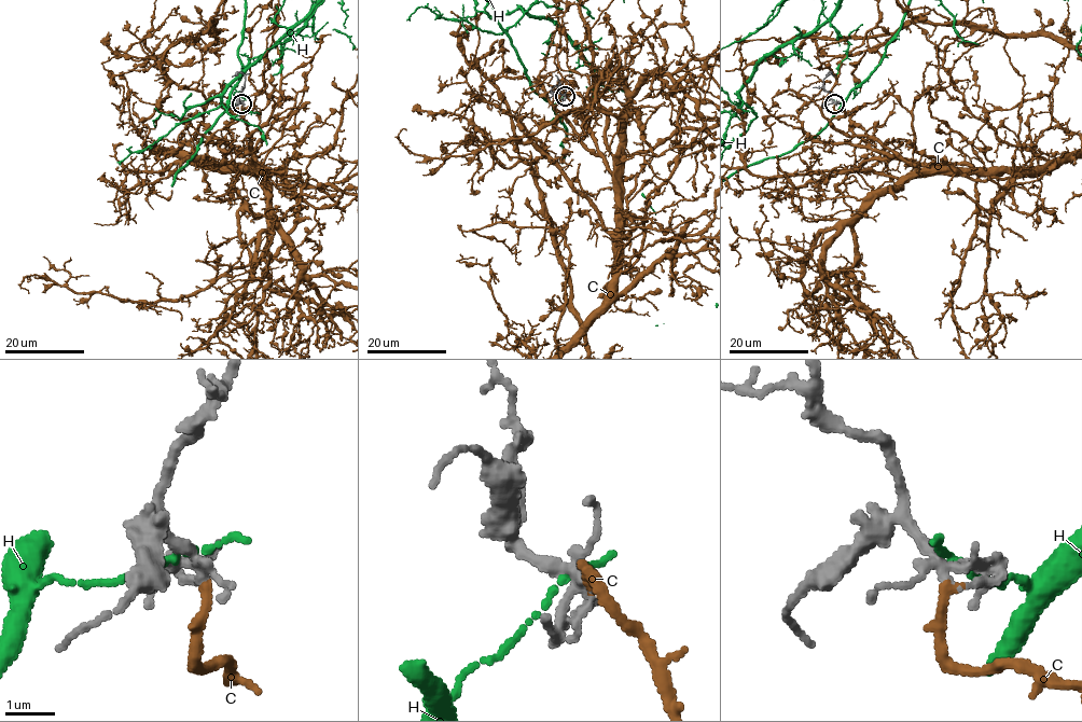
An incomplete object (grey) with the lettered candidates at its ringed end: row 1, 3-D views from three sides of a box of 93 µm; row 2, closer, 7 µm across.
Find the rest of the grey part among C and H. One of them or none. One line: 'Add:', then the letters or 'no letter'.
Add: C

